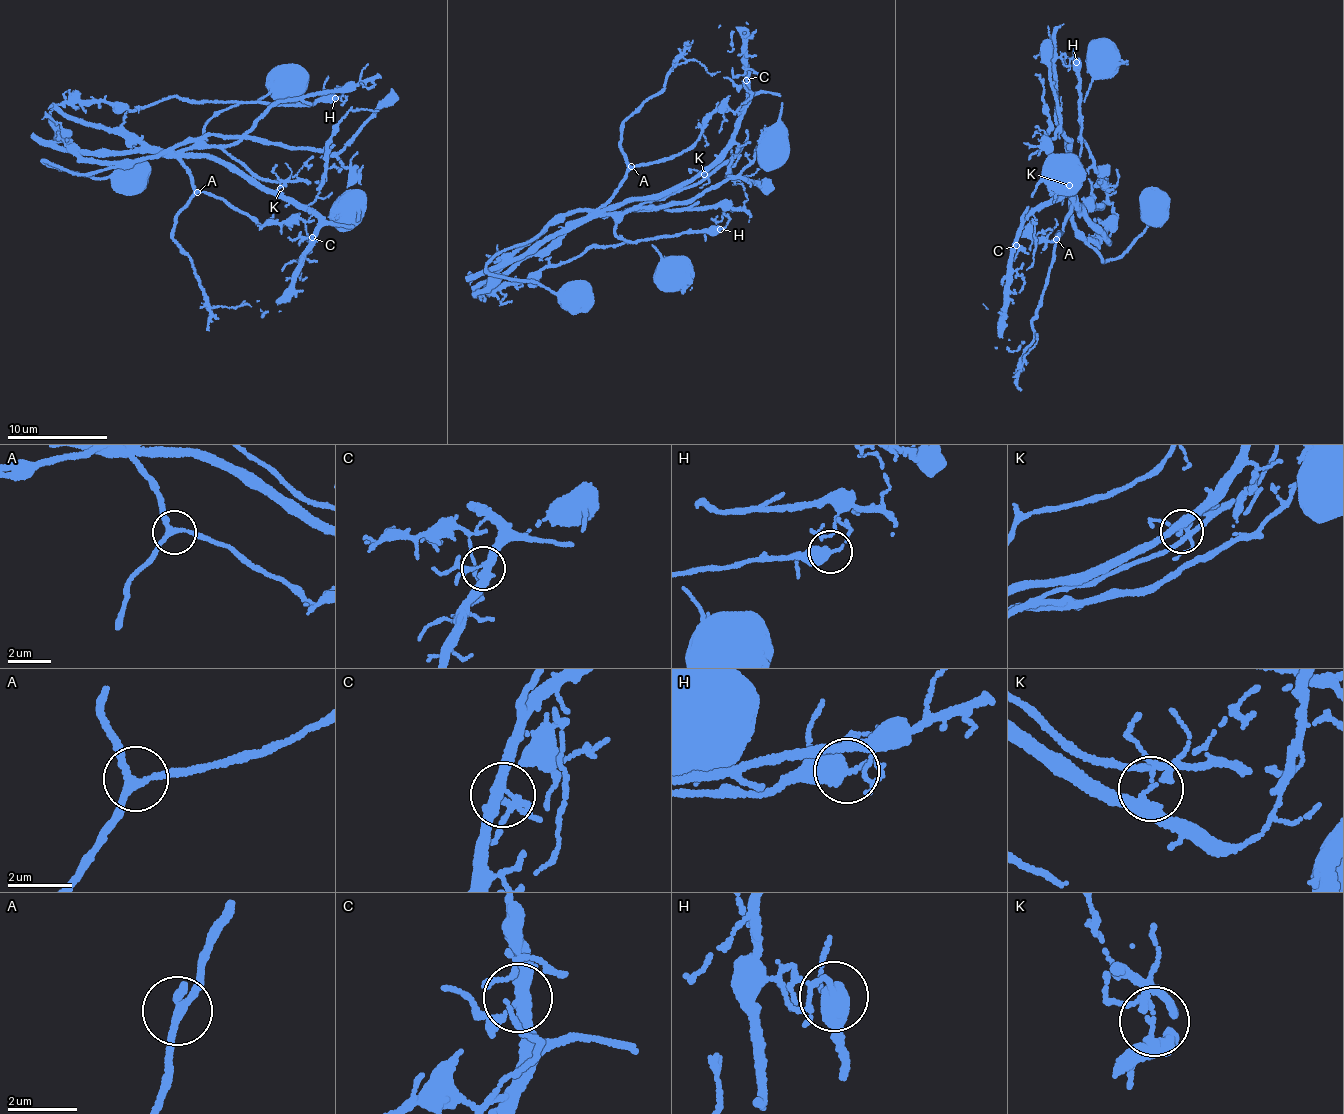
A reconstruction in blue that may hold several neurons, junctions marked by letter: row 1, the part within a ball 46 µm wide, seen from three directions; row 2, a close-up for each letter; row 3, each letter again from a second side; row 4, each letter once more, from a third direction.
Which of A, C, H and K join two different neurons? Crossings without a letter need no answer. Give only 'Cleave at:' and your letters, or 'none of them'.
Cleave at: H, K

